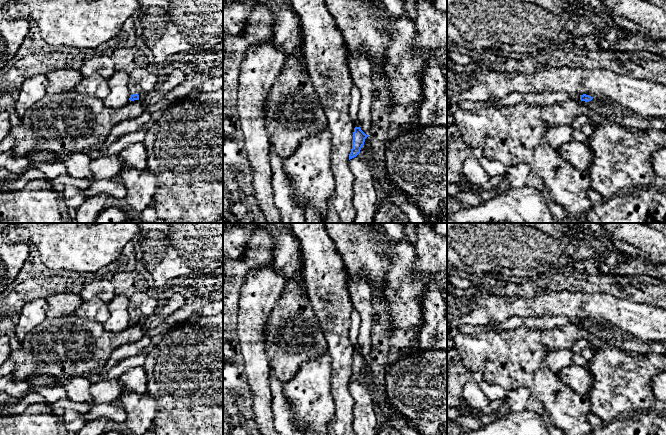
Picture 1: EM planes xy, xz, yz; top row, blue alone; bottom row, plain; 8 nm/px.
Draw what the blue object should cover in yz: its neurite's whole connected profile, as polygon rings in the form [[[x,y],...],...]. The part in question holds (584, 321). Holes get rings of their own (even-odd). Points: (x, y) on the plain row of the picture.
[[[545,315],[542,317],[512,317],[502,323],[492,326],[492,331],[514,330],[519,327],[535,328],[537,330],[553,329],[558,326],[569,324],[589,326],[593,321],[583,318],[568,318],[566,316]]]

